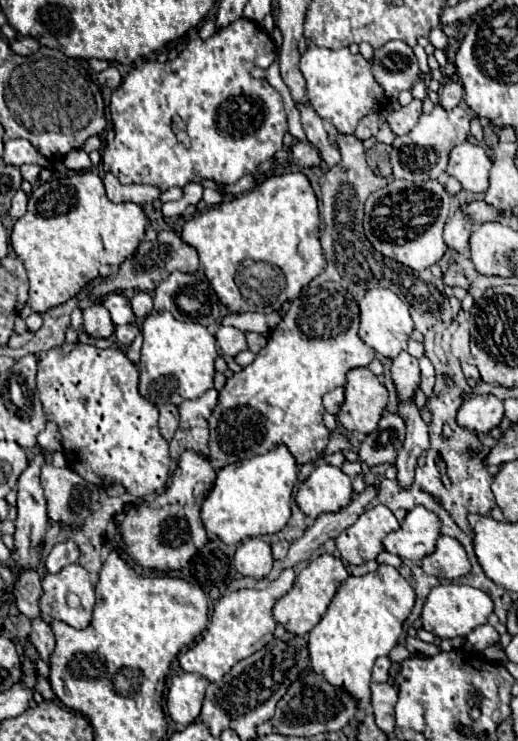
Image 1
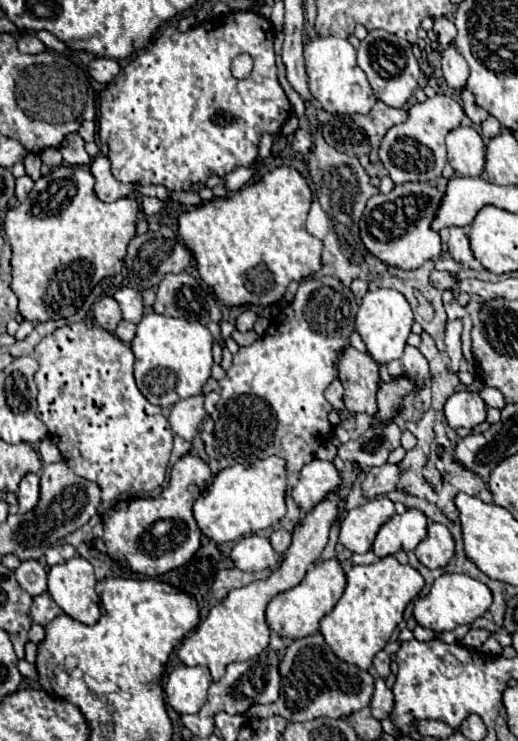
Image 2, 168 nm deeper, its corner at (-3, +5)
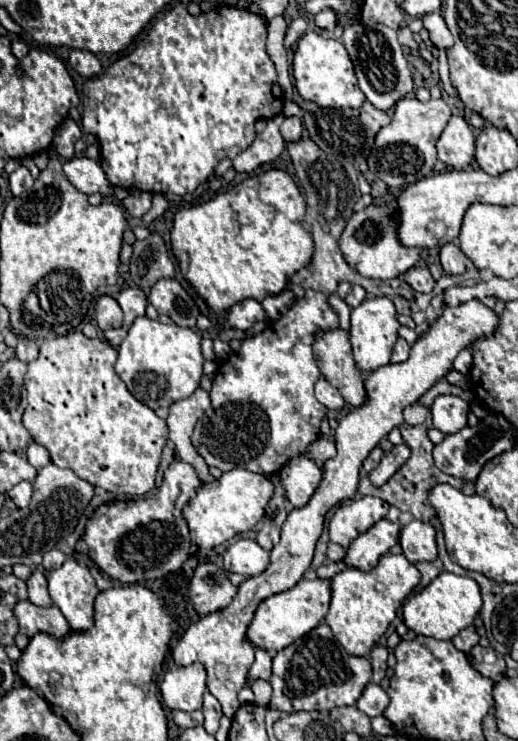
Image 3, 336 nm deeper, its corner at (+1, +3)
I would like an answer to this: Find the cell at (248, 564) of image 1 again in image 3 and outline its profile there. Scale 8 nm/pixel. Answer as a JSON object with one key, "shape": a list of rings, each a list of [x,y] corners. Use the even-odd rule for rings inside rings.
{"shape":[[[239,539],[223,555],[223,567],[229,573],[241,573],[245,577],[259,575],[269,565],[269,553],[253,539]]]}

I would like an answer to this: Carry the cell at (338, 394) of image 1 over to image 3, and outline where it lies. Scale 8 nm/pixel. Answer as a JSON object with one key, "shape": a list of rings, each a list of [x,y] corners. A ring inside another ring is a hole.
{"shape":[[[323,377],[315,383],[315,397],[327,409],[341,409],[345,405],[345,399],[341,397],[341,393],[331,383],[327,383],[327,379],[323,379]]]}

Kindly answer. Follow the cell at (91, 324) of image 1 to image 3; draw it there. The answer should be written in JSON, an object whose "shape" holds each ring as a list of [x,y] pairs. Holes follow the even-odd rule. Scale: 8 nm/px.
{"shape":[[[103,295],[99,297],[97,301],[97,311],[95,311],[95,319],[97,319],[97,325],[105,331],[105,329],[111,329],[111,327],[121,327],[123,325],[123,311],[119,307],[119,303],[109,297],[109,295]]]}

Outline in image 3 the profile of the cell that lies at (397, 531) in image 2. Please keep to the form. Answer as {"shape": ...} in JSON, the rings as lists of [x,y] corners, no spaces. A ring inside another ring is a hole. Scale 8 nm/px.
{"shape":[[[385,519],[377,521],[369,531],[351,541],[351,545],[345,549],[343,561],[359,571],[371,571],[377,565],[379,557],[399,541],[399,531],[399,523],[391,523]]]}

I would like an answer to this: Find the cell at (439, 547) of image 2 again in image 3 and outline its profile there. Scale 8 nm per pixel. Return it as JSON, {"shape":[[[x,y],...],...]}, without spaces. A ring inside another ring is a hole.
{"shape":[[[413,519],[411,523],[401,527],[399,543],[403,547],[403,555],[411,563],[421,561],[433,561],[437,557],[437,545],[435,545],[435,529],[423,521]]]}

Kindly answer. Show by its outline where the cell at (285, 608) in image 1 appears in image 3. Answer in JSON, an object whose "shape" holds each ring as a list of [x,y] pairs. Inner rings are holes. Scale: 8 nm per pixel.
{"shape":[[[301,579],[295,587],[271,595],[265,601],[259,603],[253,621],[247,627],[247,641],[257,647],[257,649],[265,649],[267,653],[277,653],[281,649],[285,649],[287,645],[295,643],[297,639],[301,639],[307,631],[315,629],[327,615],[329,611],[329,601],[331,601],[331,587],[329,581],[325,579]]]}

